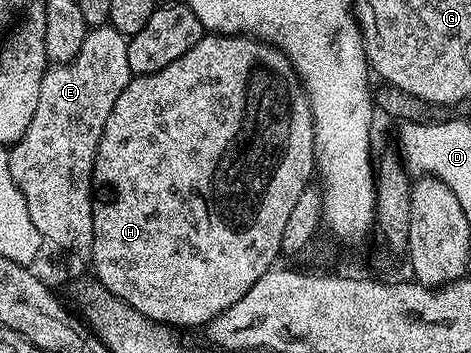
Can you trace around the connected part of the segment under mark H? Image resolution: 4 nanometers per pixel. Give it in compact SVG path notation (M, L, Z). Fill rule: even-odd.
M209 33L202 35L199 43L187 51L187 55L179 55L175 63L167 63L163 71L143 73L134 76L123 87L123 95L115 99L115 107L111 107L111 115L107 115L107 127L103 127L103 135L99 139L99 147L95 151L93 164L93 188L98 194L105 196L105 201L98 200L93 206L93 252L91 262L96 280L111 295L115 295L135 311L139 311L147 319L166 327L177 325L208 326L210 321L227 311L231 303L239 303L265 272L278 264L277 257L282 256L281 244L283 231L286 230L287 219L299 195L310 188L315 177L315 131L309 96L297 75L297 68L287 59L282 49L268 45L258 37L250 37L240 33Z

